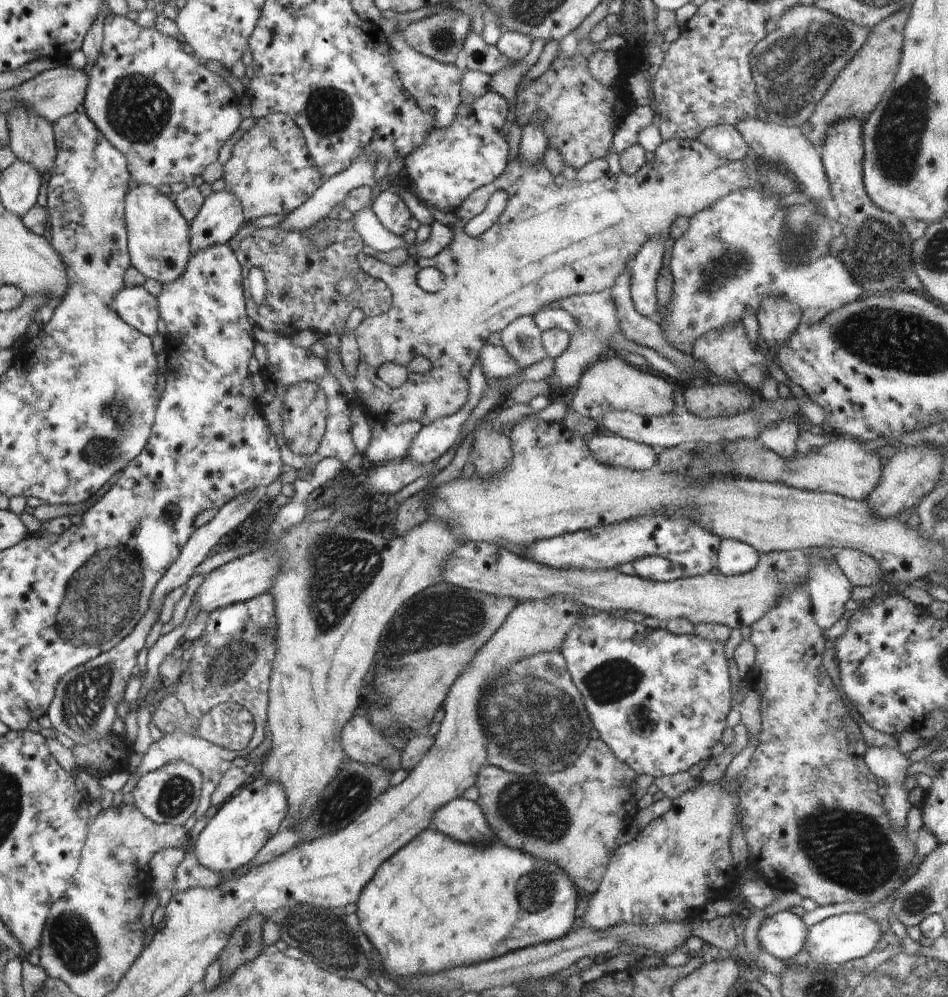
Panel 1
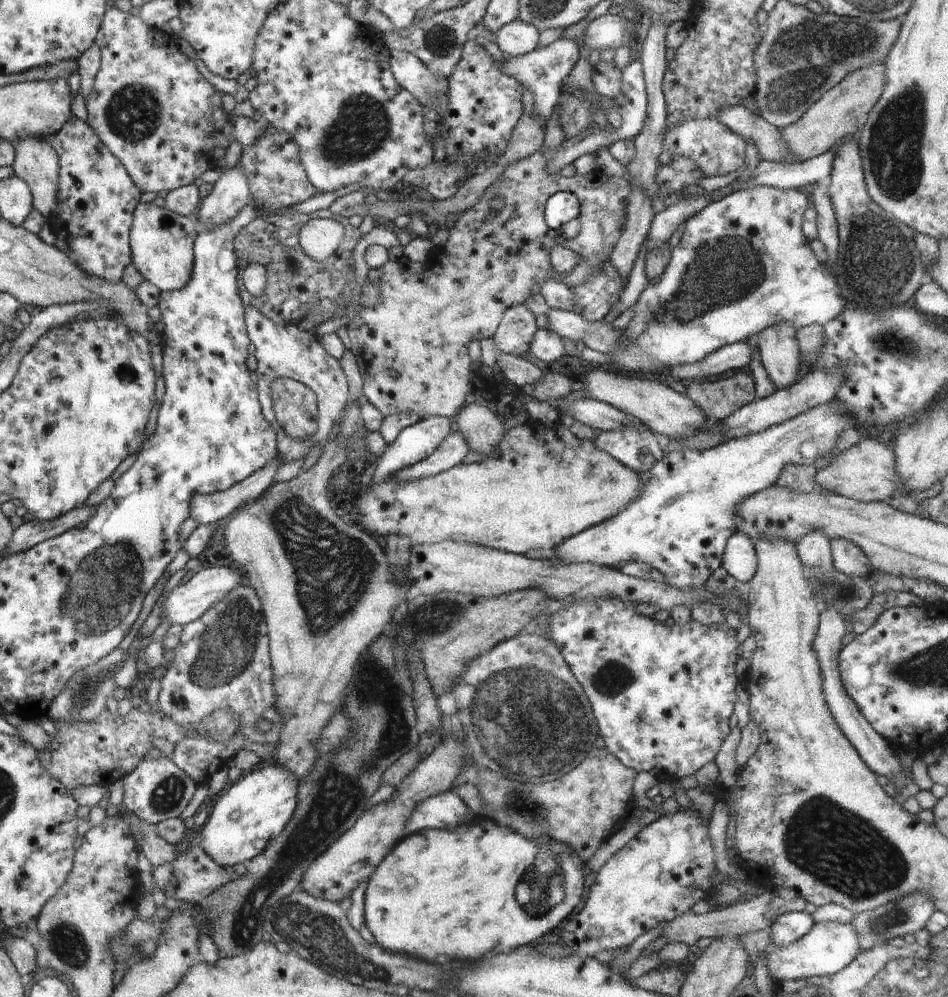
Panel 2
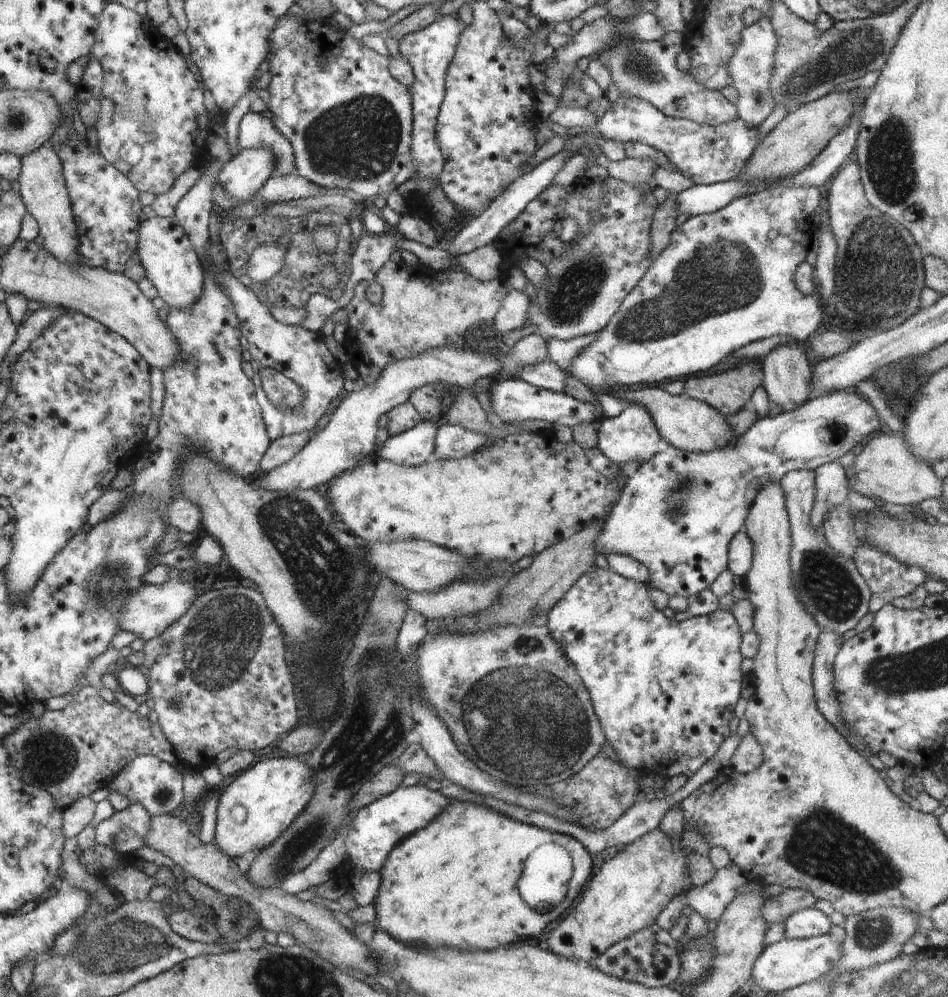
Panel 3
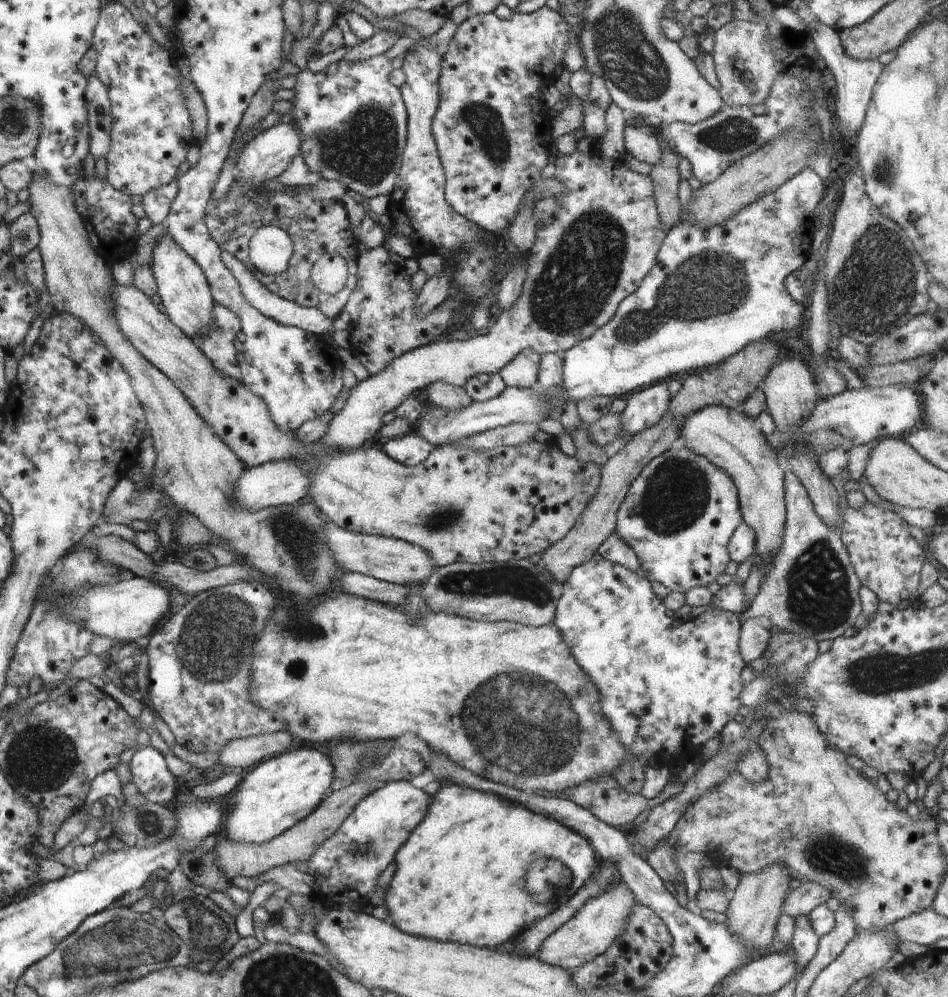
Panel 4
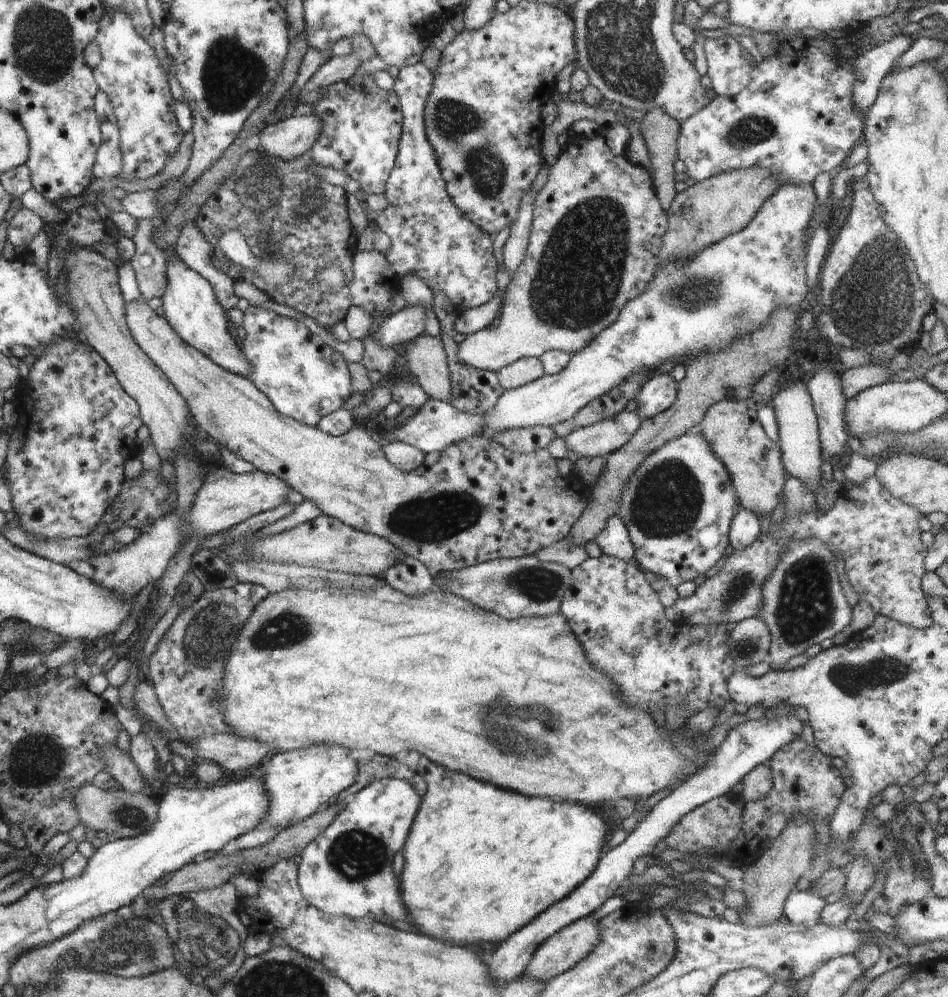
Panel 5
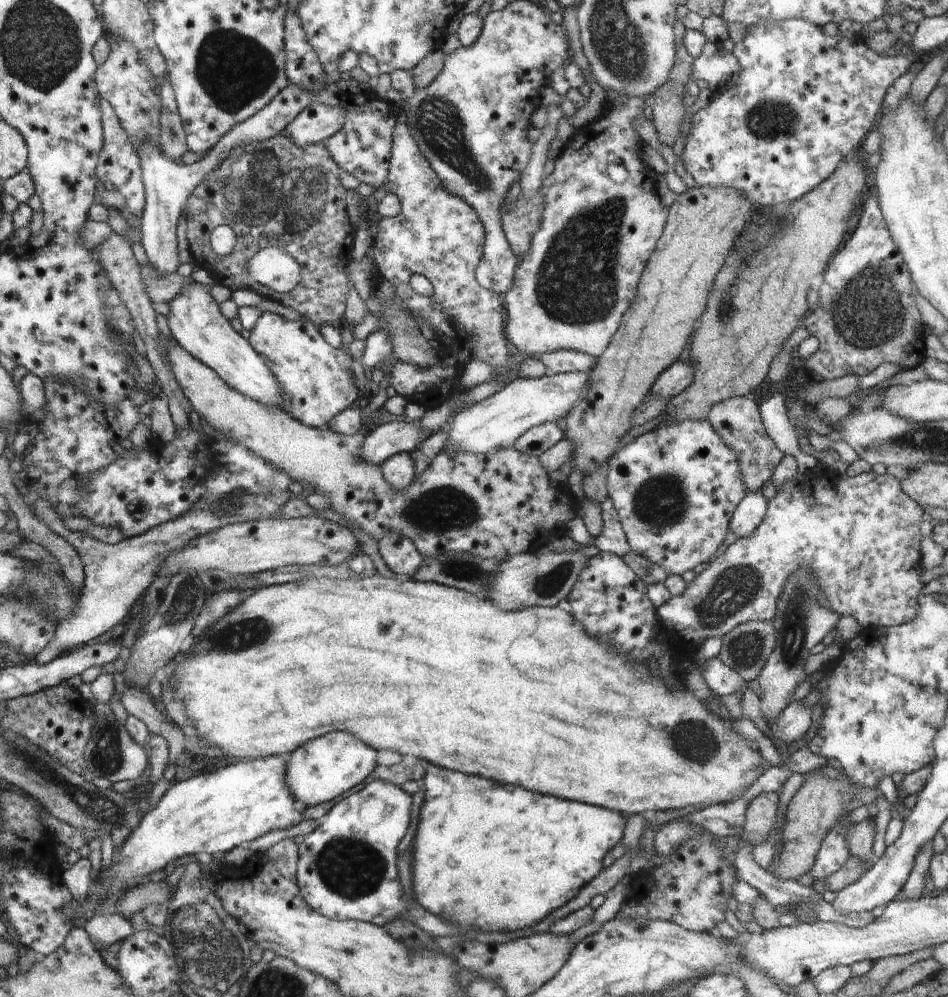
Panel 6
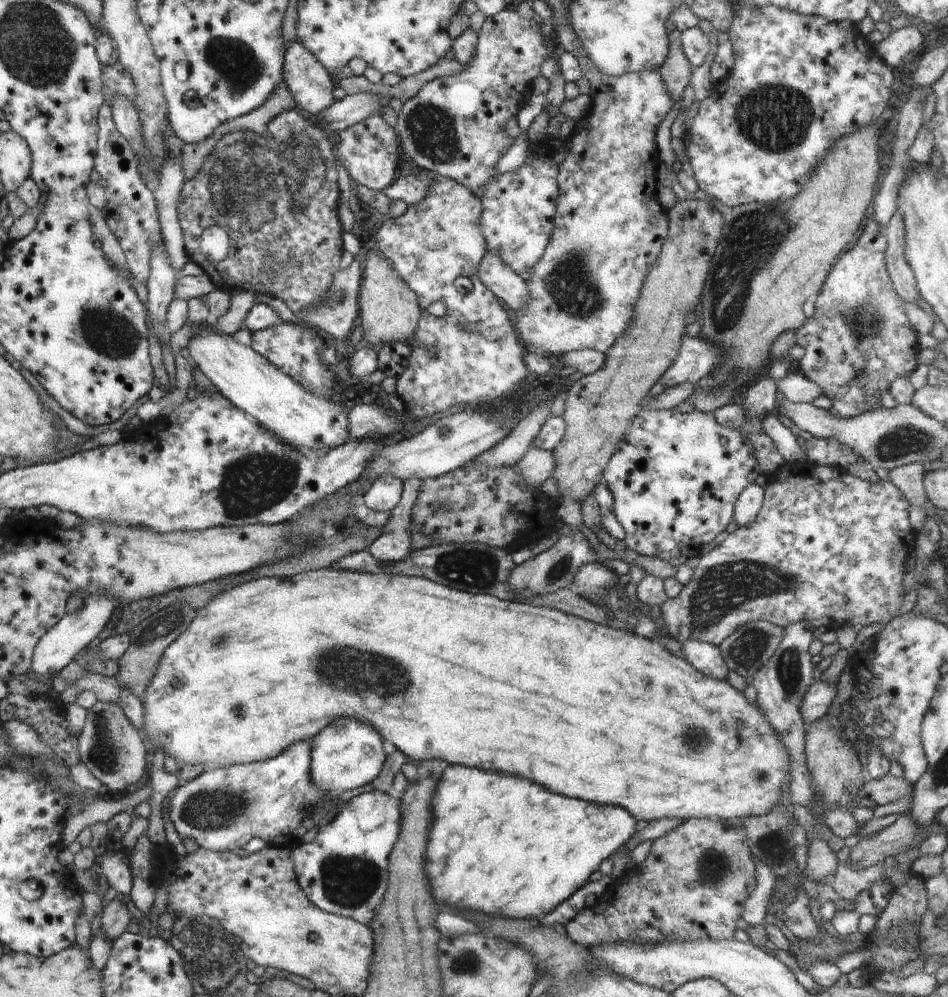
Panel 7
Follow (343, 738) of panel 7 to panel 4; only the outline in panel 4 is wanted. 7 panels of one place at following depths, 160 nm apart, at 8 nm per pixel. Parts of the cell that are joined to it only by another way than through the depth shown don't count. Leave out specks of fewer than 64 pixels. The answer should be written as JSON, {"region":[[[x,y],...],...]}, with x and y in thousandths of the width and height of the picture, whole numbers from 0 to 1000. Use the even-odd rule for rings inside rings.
{"region":[[[313,746],[295,758],[276,763],[259,774],[252,789],[239,802],[238,837],[250,846],[276,847],[323,821],[349,792],[352,767],[346,756]]]}

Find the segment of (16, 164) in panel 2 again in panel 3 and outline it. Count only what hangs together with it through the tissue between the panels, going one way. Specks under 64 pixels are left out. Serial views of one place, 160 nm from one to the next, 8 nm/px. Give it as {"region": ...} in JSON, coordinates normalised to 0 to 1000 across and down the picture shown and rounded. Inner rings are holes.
{"region":[[[54,144],[34,151],[22,157],[21,175],[18,179],[20,194],[32,214],[41,224],[41,235],[46,239],[46,249],[51,250],[61,261],[73,264],[83,263],[83,241],[79,232],[78,207],[75,205],[70,178],[66,176],[66,163]]]}

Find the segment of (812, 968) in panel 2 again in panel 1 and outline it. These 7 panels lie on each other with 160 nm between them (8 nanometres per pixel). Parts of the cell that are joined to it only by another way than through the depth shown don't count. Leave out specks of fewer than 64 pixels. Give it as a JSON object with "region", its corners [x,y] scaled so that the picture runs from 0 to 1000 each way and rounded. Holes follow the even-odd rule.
{"region":[[[888,916],[870,921],[850,934],[850,944],[854,954],[854,965],[870,968],[888,968],[892,964],[914,959],[928,943],[928,925],[914,916]]]}

